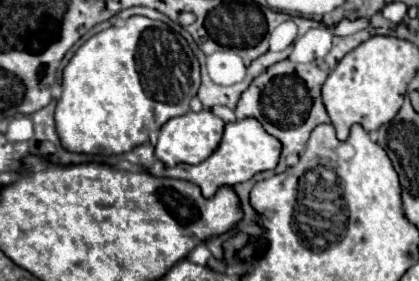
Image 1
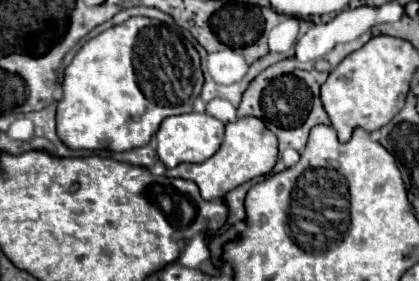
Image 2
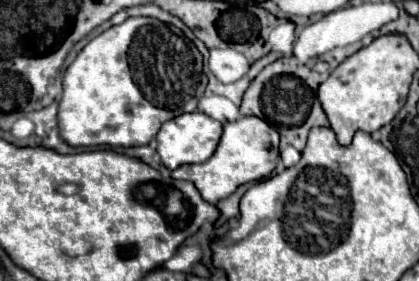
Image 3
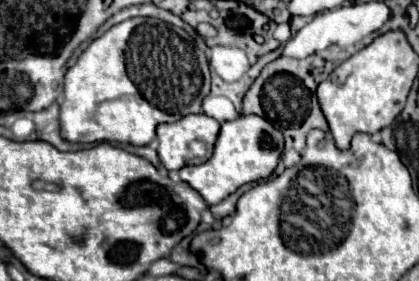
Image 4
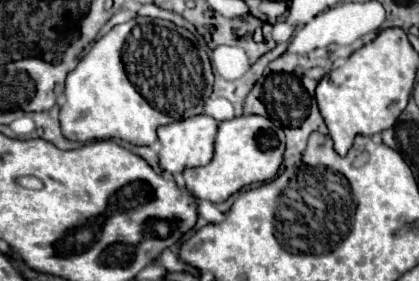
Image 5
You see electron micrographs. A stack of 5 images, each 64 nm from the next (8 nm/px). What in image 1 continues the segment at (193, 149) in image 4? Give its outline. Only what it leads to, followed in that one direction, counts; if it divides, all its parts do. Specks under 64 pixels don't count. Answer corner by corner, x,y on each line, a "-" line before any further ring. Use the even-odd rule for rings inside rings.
210,110
204,112
188,112
184,116
176,116
168,120
160,128
158,144
156,144
156,158
164,162
166,166
176,166
176,164
200,164
206,160
220,144
224,132
224,122
216,118

